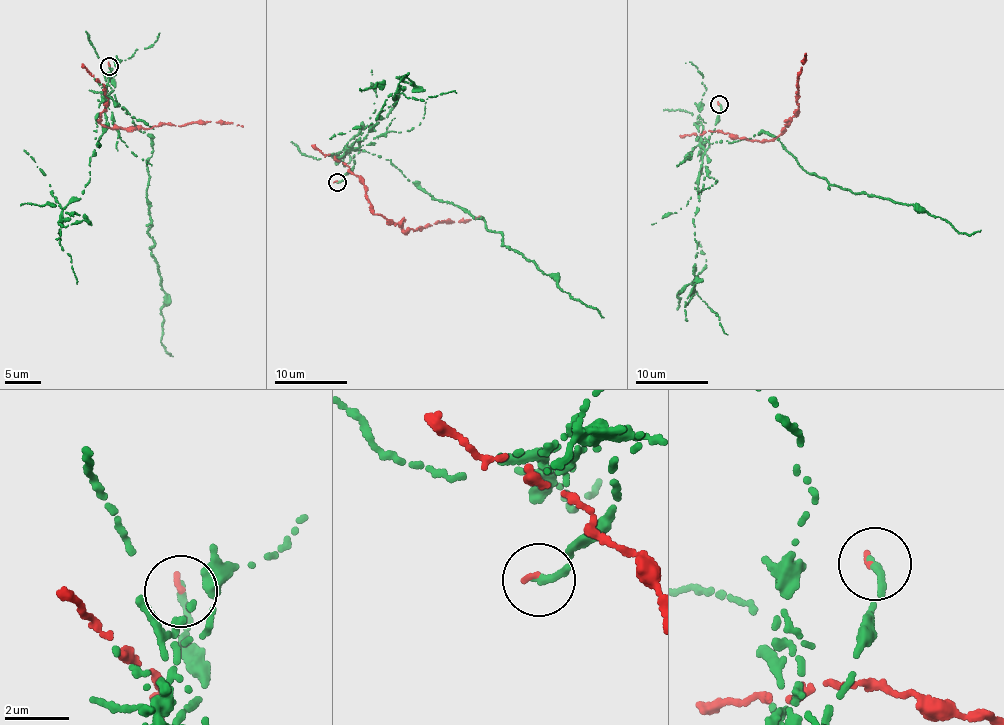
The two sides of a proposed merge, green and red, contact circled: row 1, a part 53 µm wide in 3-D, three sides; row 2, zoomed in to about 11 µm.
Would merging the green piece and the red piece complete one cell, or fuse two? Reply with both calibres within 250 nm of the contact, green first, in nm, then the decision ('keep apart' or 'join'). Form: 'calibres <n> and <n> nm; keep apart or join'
calibres 260 and 140 nm; keep apart

